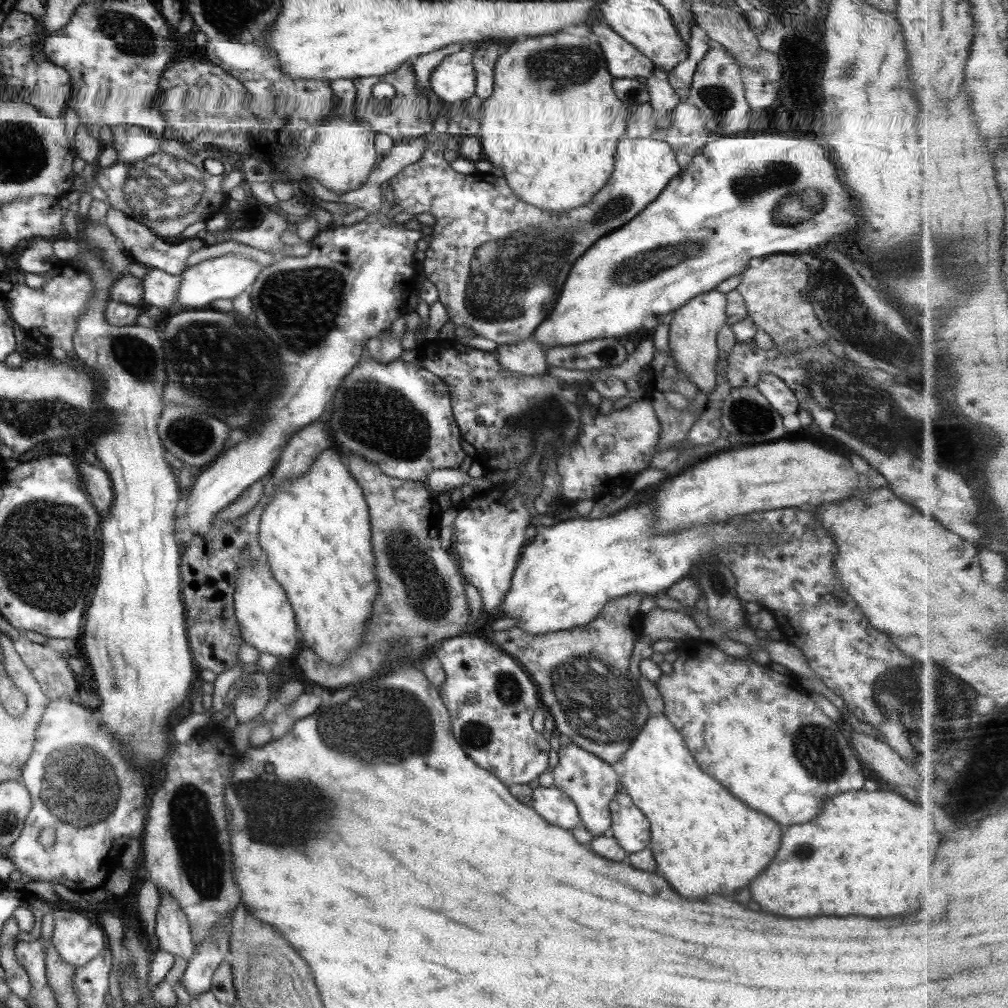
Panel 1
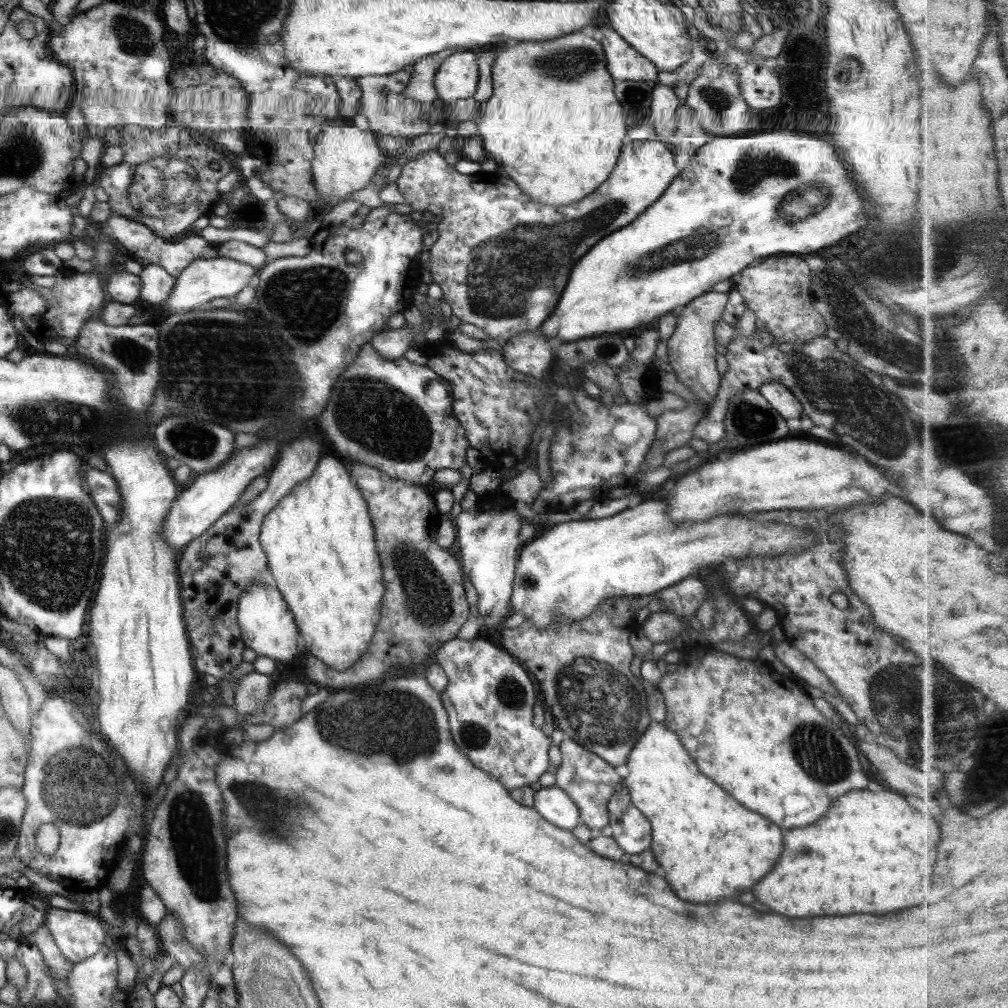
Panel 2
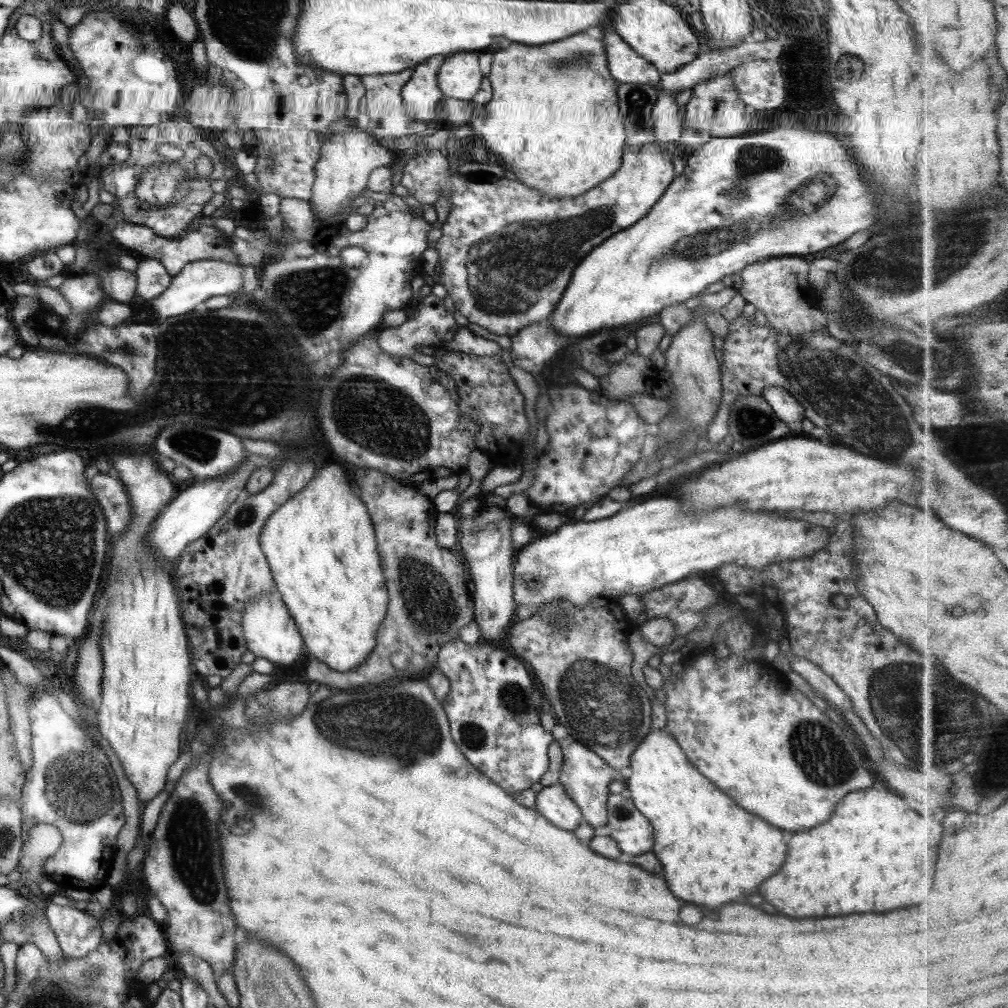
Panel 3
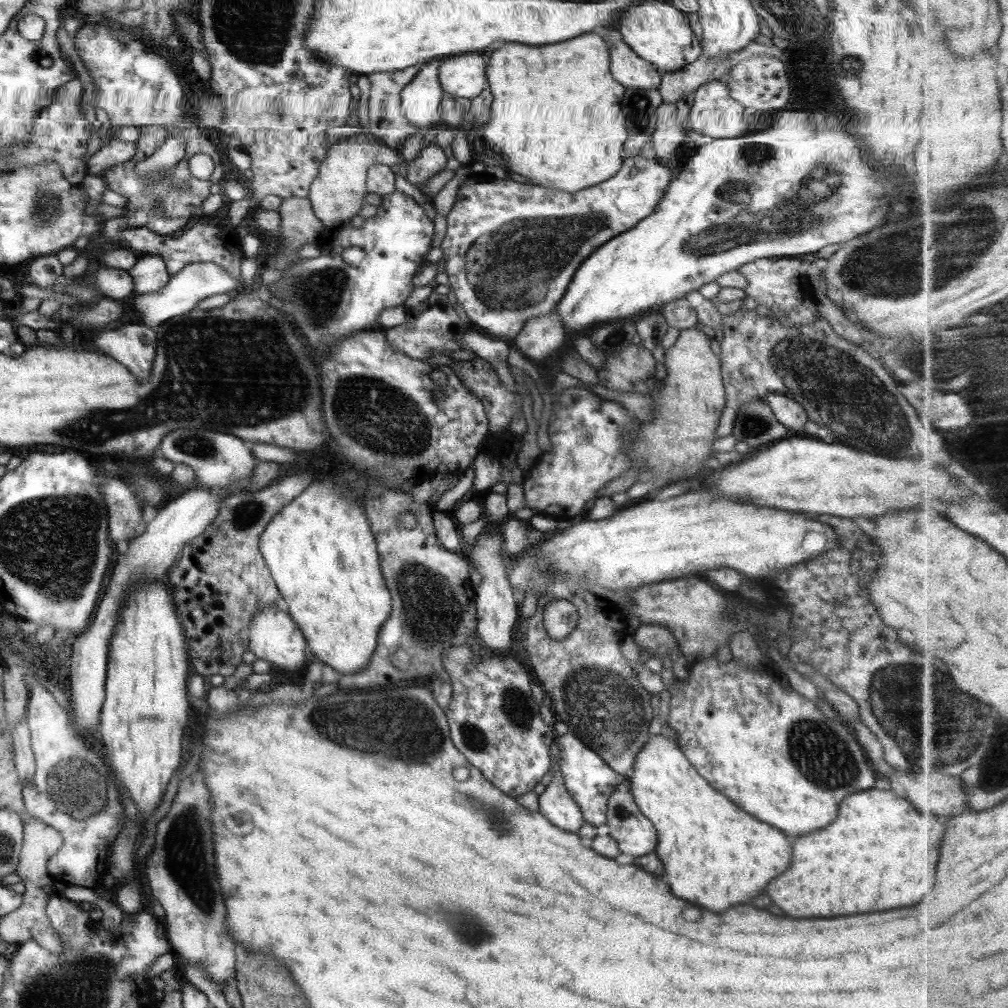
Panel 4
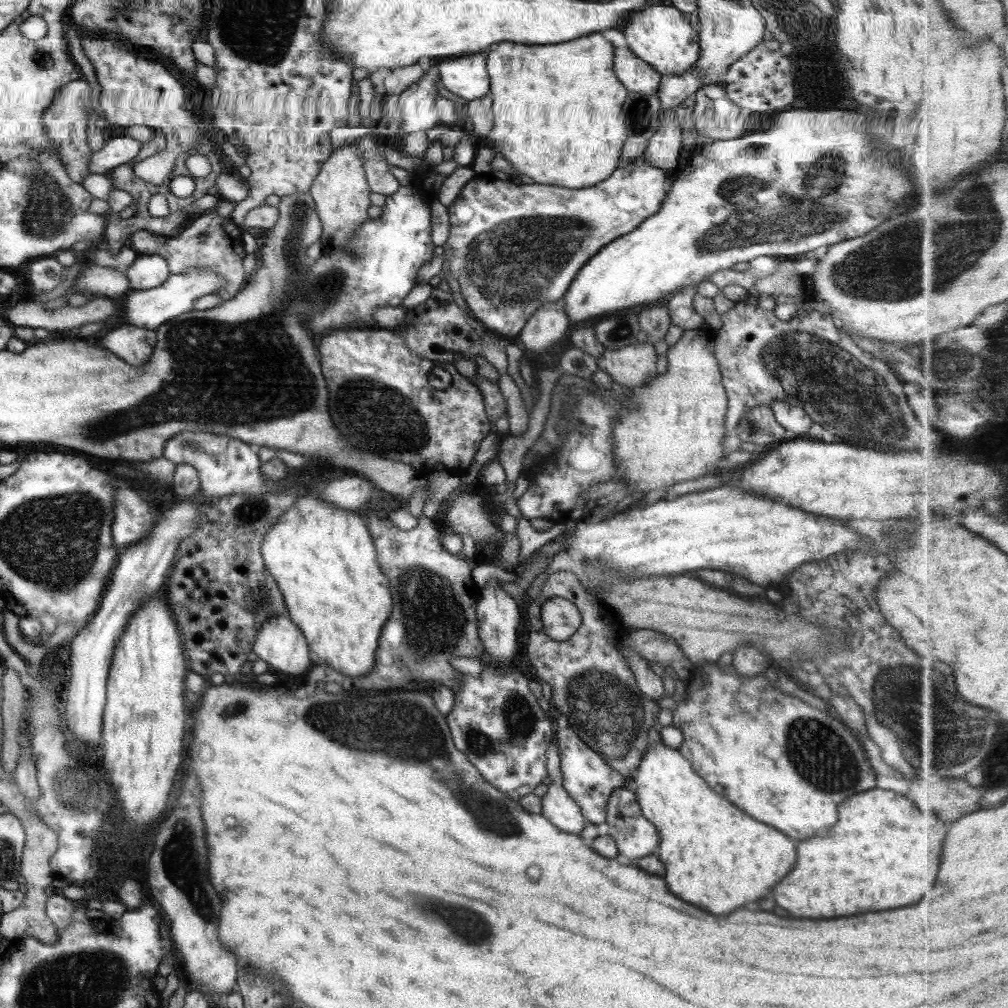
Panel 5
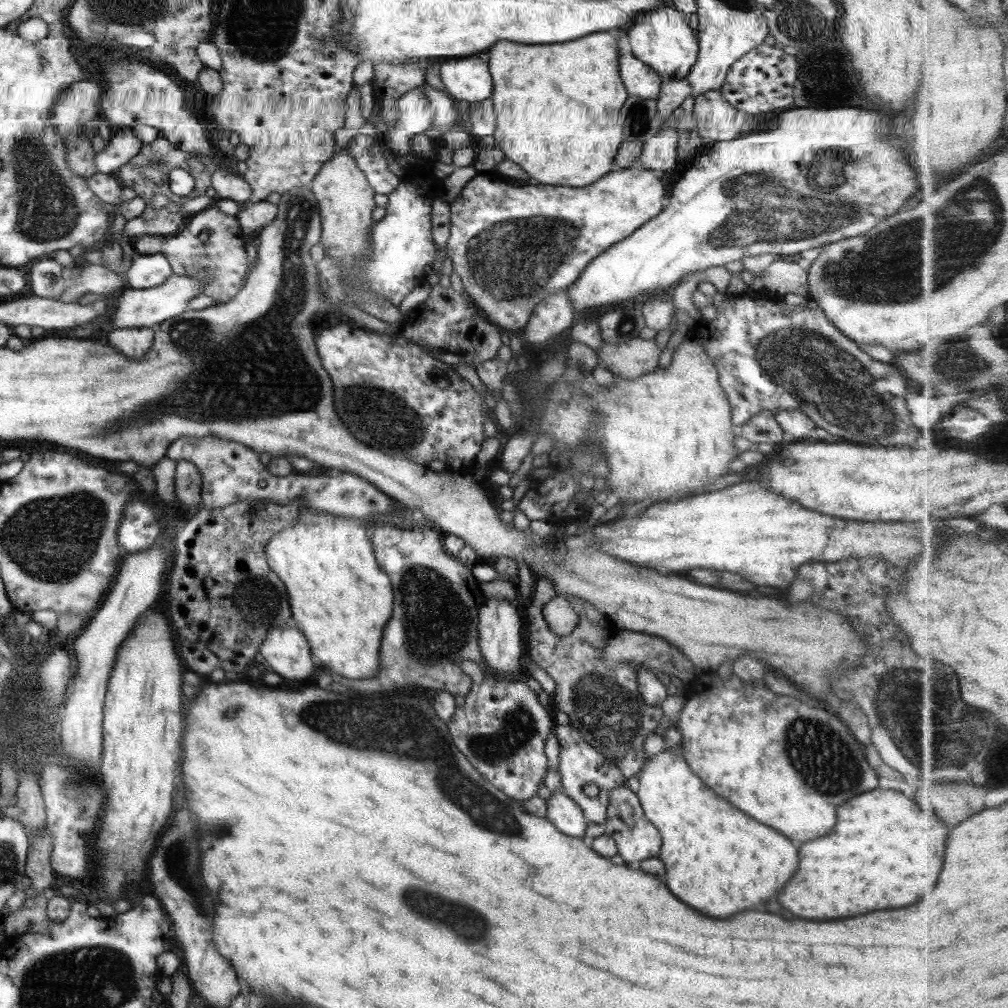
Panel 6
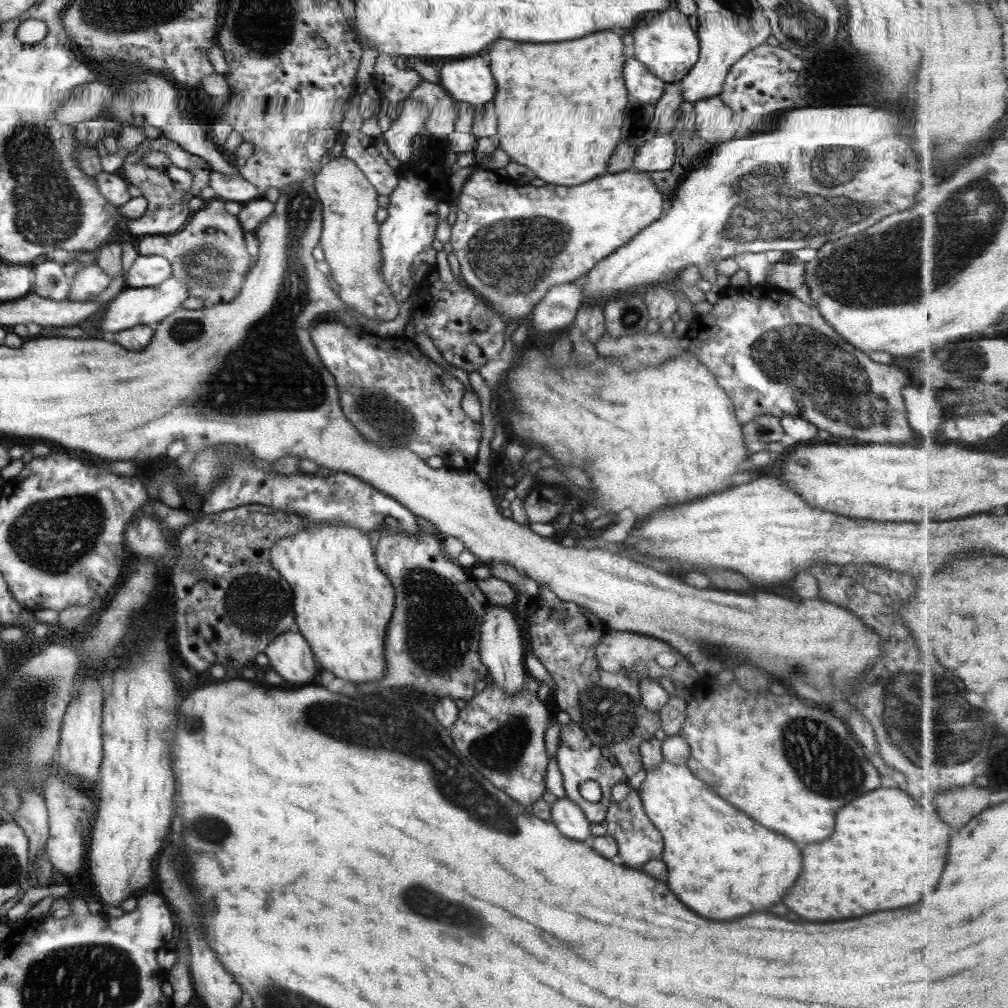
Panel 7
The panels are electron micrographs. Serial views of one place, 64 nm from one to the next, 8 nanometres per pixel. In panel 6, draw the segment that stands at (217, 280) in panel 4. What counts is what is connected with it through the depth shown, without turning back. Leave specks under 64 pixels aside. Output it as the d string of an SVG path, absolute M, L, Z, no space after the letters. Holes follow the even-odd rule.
M172 274L160 286L140 290L126 288L114 308L114 326L116 328L152 328L156 324L162 324L162 322L182 314L184 310L188 310L189 302L194 296L200 294L202 289L204 289L202 280L198 280L194 276L188 278L188 276L176 274Z

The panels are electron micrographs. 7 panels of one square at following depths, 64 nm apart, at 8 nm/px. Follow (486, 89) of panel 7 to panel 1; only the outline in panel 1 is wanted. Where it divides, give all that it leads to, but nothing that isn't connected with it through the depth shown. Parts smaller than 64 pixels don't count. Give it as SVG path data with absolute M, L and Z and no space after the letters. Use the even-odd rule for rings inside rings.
M464 45L462 50L443 58L430 75L429 88L452 108L475 95L473 51L472 45Z

